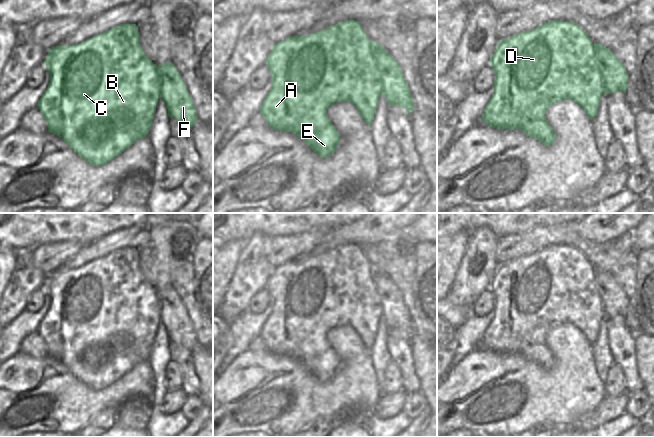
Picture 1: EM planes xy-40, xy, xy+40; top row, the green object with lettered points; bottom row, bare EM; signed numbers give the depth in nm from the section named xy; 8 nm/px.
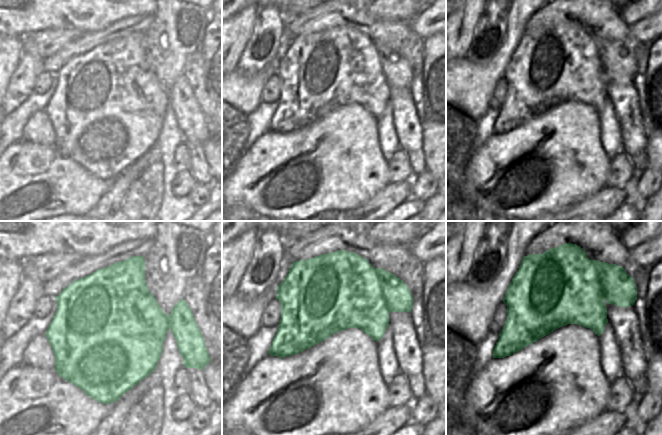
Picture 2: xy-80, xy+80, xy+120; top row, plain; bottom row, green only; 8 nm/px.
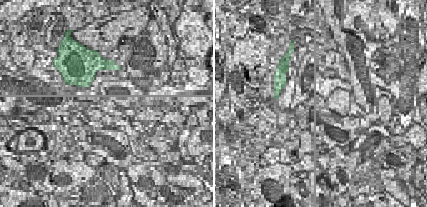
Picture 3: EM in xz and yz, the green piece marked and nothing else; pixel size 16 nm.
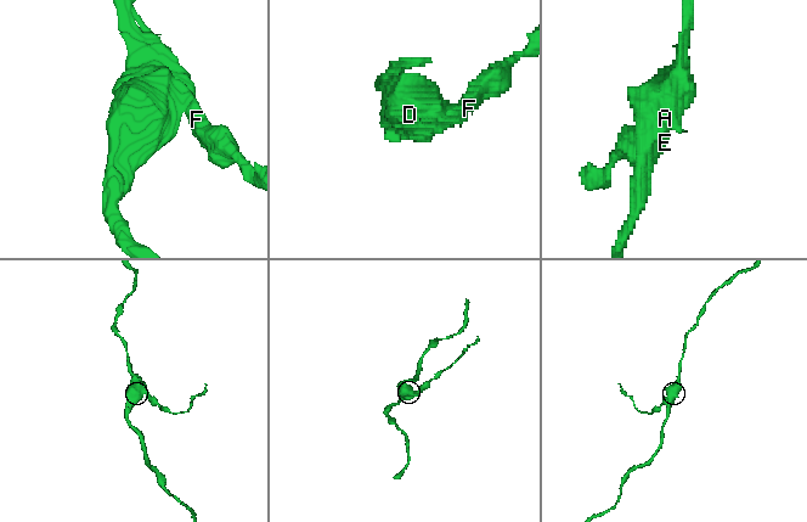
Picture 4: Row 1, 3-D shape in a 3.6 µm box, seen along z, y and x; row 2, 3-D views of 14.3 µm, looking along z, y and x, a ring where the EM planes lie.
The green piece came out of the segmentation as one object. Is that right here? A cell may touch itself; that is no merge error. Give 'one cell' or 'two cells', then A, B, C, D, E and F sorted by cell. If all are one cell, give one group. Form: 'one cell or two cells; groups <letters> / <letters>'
two cells; groups A B C D E / F

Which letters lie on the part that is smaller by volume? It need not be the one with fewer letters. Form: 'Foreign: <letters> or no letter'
Foreign: F

